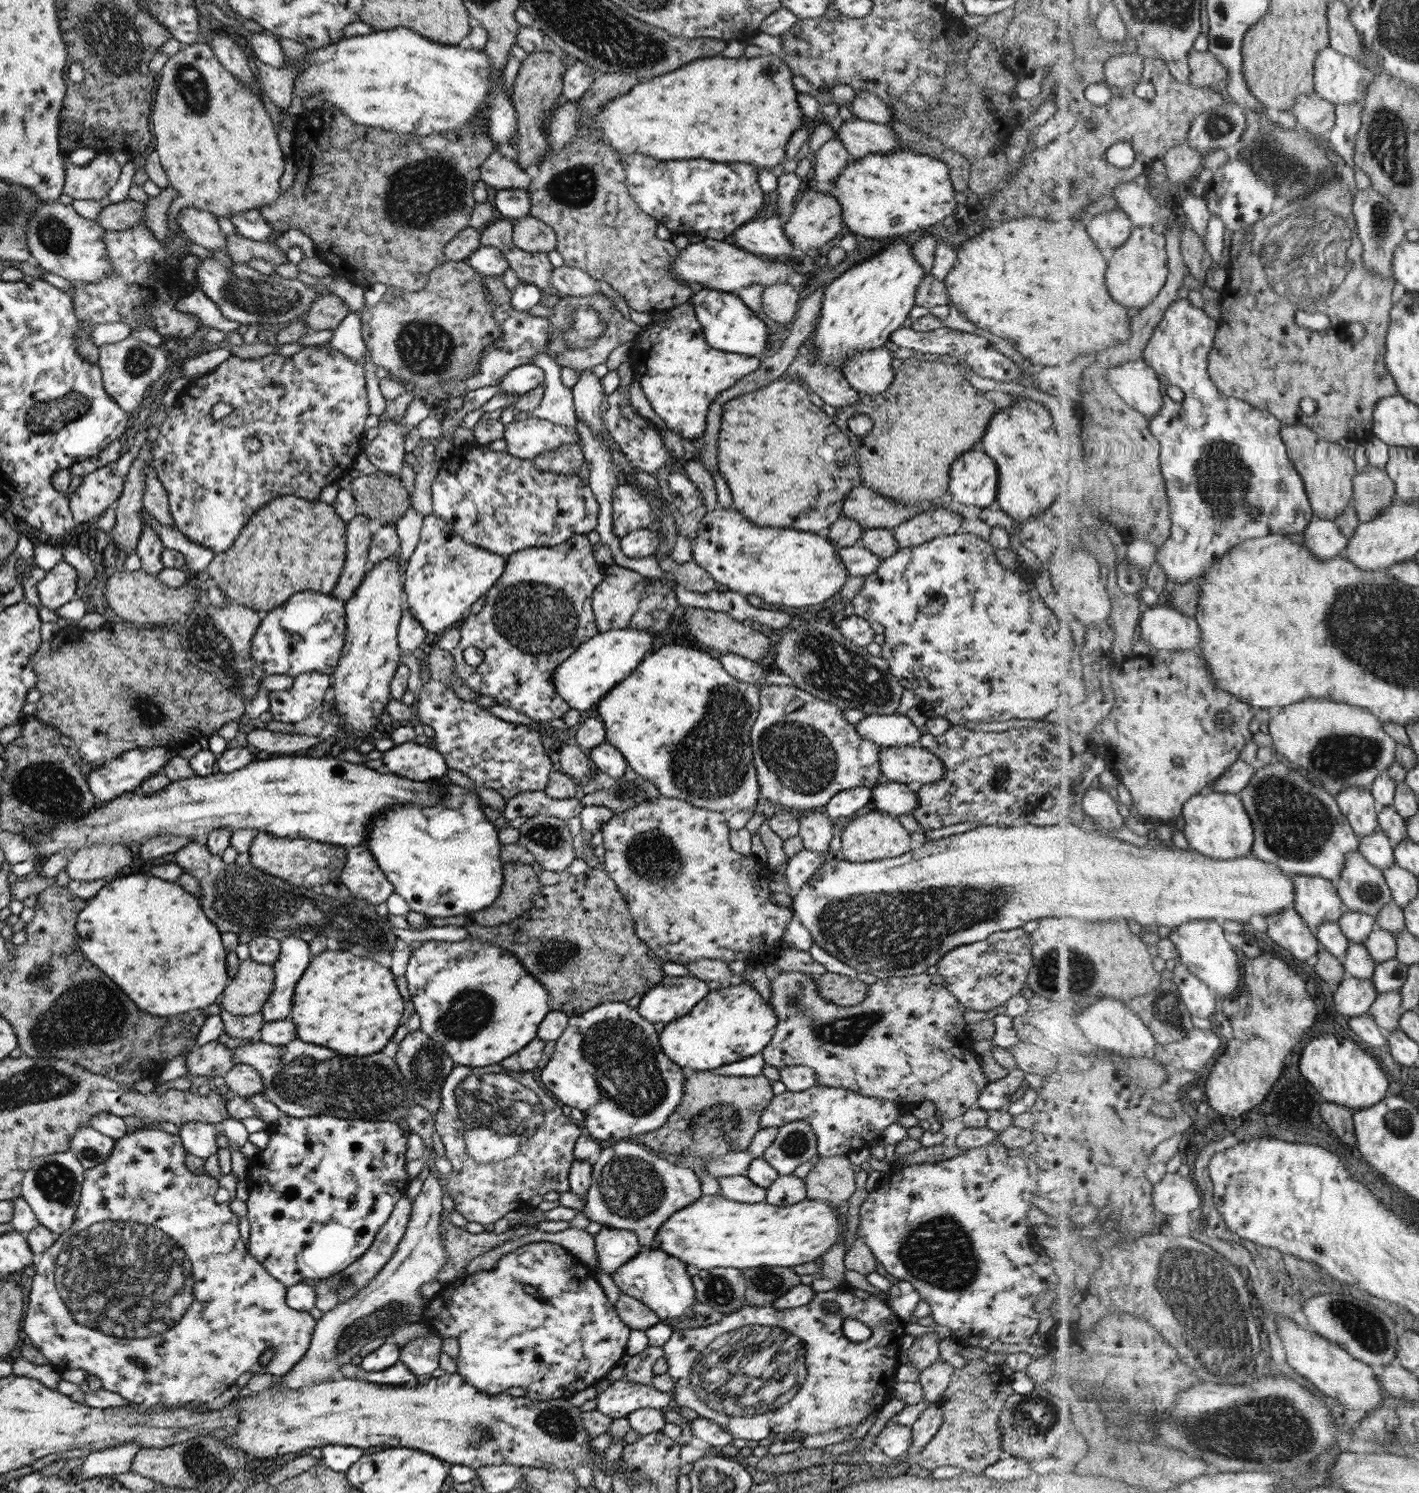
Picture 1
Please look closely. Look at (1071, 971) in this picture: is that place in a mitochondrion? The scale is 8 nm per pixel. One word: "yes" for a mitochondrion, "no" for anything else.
yes

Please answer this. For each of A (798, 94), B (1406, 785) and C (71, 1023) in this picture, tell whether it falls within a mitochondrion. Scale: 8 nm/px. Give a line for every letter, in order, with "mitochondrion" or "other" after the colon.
A: other
B: other
C: mitochondrion

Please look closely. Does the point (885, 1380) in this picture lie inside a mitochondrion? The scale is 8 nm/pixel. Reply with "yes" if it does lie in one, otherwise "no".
no

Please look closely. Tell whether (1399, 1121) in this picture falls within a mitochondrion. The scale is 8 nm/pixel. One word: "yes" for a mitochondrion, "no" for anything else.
yes

